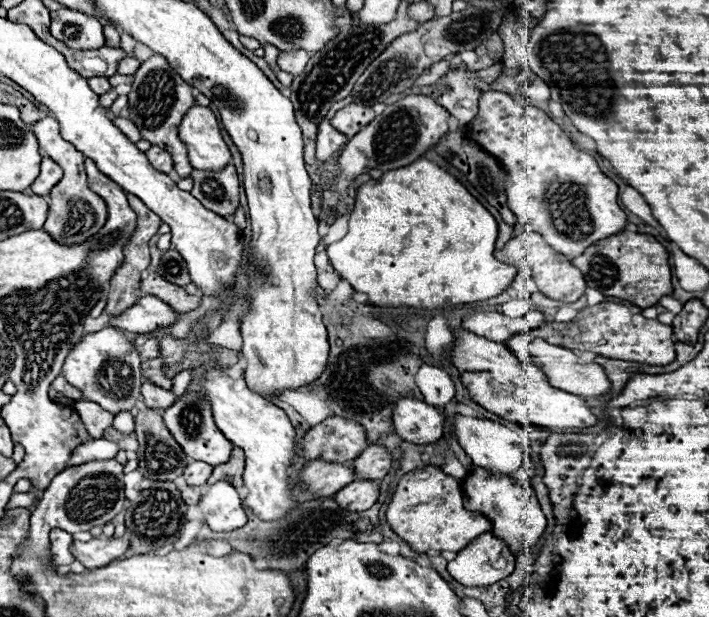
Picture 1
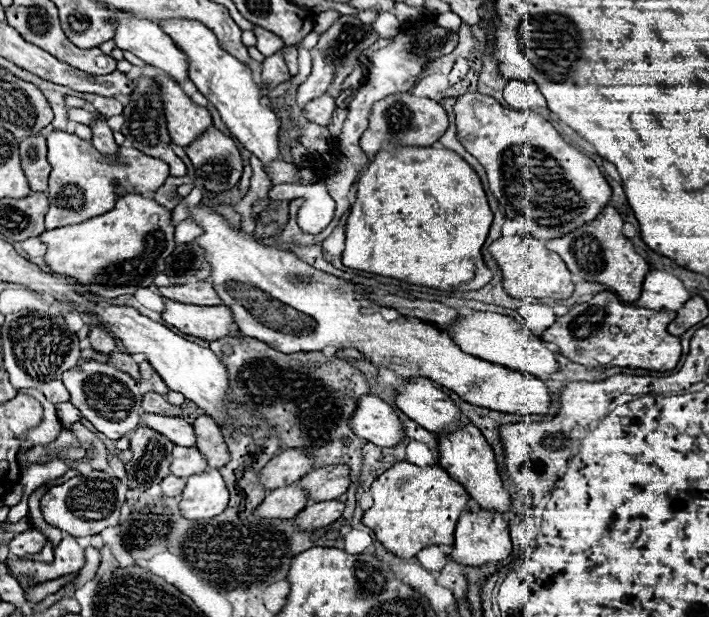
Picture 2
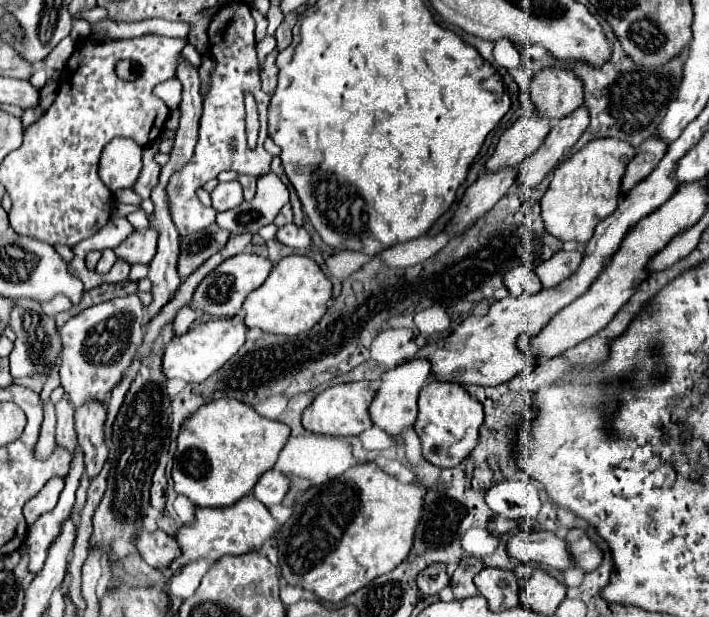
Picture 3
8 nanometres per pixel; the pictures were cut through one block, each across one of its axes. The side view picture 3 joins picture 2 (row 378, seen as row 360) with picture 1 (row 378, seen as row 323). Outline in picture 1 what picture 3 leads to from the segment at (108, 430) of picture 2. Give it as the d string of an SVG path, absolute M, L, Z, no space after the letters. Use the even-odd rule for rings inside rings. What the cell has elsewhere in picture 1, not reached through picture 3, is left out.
M112 326L98 330L94 334L84 334L82 340L74 344L74 348L70 350L62 370L66 374L66 380L82 390L84 400L96 402L112 414L132 410L132 406L140 396L142 370L140 370L140 356L134 346L134 336L118 332Z

